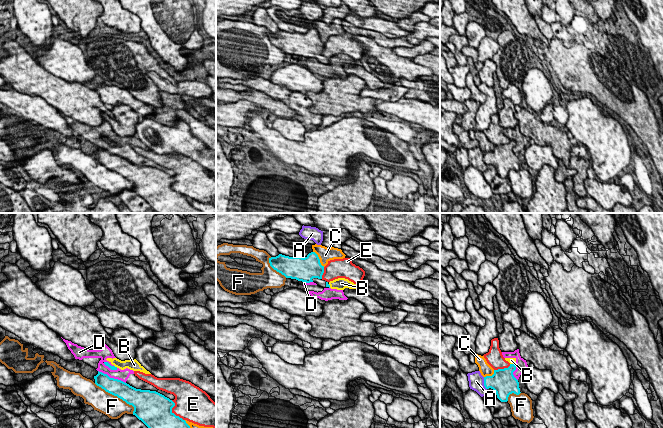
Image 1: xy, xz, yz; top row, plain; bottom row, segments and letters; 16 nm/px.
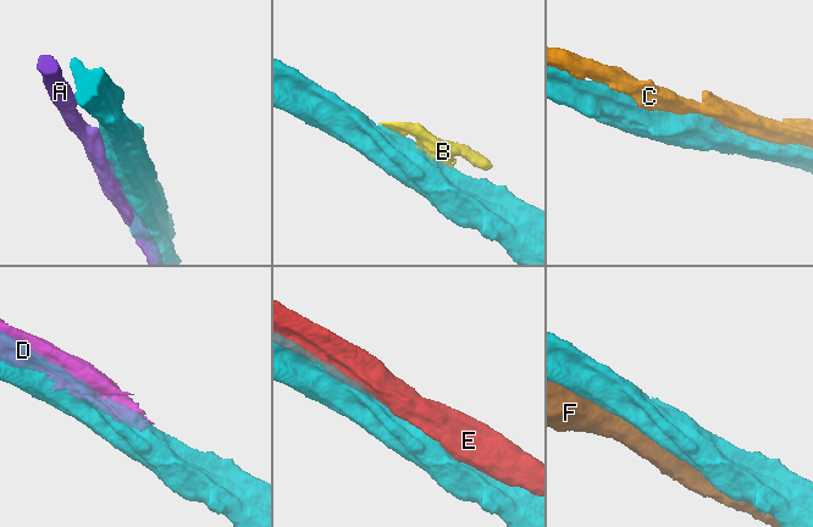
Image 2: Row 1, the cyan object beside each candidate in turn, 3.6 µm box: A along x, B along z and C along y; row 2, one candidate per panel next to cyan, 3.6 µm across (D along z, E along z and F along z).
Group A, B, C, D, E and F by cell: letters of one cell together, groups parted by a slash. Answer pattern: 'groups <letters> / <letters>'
groups A / B D / C / E / F

